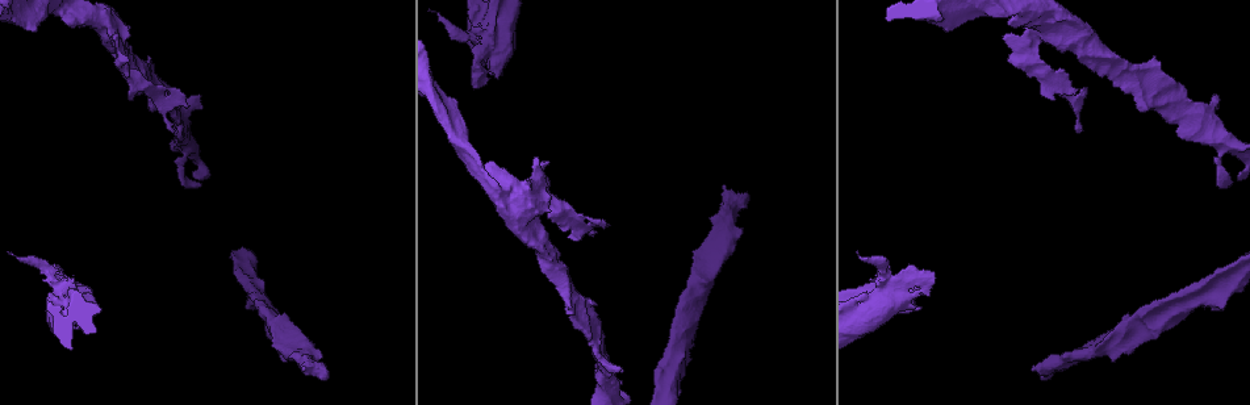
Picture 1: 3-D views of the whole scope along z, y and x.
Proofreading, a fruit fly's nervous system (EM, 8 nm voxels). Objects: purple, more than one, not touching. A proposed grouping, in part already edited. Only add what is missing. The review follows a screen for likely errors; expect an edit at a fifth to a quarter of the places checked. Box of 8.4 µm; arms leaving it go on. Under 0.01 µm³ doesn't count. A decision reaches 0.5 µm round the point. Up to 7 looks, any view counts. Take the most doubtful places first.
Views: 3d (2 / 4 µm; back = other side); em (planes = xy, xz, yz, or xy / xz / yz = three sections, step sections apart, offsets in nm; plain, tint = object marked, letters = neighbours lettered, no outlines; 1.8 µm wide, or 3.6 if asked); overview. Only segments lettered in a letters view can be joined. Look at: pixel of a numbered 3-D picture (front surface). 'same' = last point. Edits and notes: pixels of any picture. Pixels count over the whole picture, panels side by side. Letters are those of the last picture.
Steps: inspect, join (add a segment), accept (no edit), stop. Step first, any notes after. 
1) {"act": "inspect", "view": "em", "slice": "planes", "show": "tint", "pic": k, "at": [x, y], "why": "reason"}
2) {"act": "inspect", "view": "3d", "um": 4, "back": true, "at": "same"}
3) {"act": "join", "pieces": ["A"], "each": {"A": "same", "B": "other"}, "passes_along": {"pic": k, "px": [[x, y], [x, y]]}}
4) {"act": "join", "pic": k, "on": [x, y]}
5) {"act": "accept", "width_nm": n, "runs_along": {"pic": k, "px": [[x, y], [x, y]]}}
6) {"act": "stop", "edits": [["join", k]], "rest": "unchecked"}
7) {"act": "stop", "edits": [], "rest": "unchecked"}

{"act": "inspect", "view": "3d", "um": 2, "pic": 1, "at": [738, 236], "why": "branch stops here"}

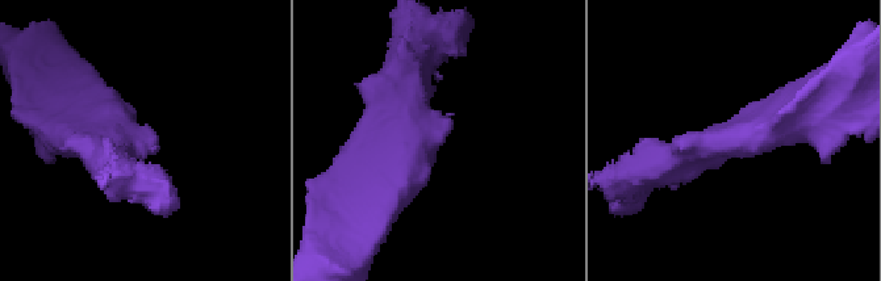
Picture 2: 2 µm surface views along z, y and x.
{"act": "inspect", "view": "em", "slice": "planes", "show": "letters", "pic": 2, "at": [444, 140], "why": "shape alone is not enough"}

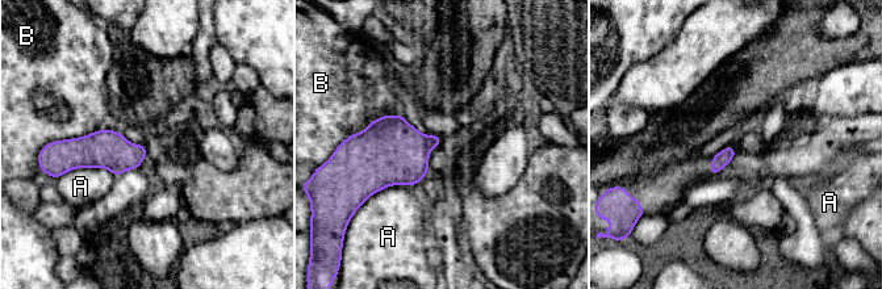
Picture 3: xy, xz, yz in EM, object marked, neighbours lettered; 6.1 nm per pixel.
{"act": "accept", "each": {"A": "other", "B": "other"}, "found": "none of them fits"}

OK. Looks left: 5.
{"act": "inspect", "view": "3d", "um": 4, "pic": 1, "at": [1225, 307], "why": "branch stops here"}

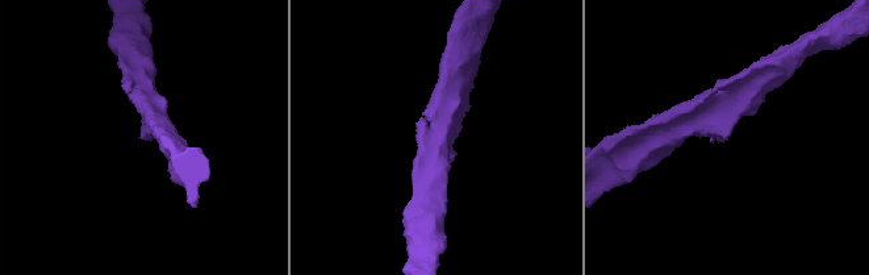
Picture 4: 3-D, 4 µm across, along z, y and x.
{"act": "inspect", "view": "em", "slice": "planes", "show": "letters", "pic": 4, "at": [141, 138], "why": "shape alone is not enough"}

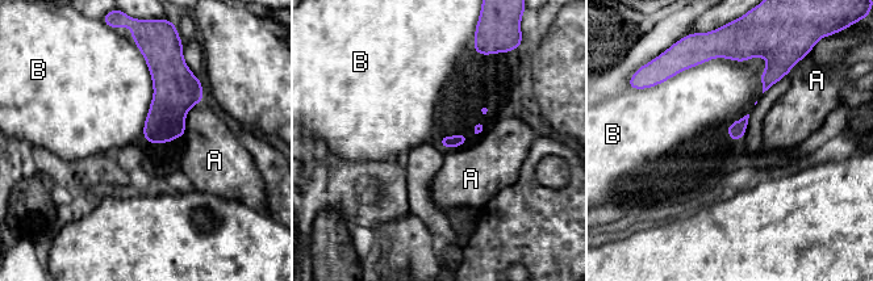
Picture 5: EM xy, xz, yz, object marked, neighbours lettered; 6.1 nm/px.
{"act": "accept", "longest_contact_nm": ["B", 650], "each": {"A": "other", "B": "other"}, "found": "none of them fits"}

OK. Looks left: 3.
{"act": "inspect", "view": "3d", "um": 2, "pic": 1, "at": [177, 89], "why": "thin end"}

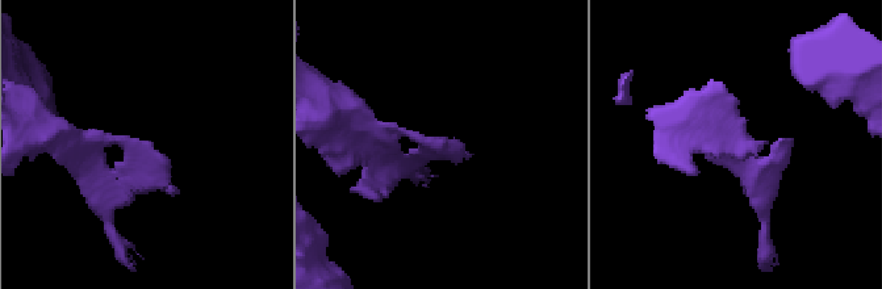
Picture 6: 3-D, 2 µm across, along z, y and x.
{"act": "inspect", "view": "em", "slice": "planes", "show": "plain", "pic": 6, "at": [144, 145], "why": "shape alone is not enough"}

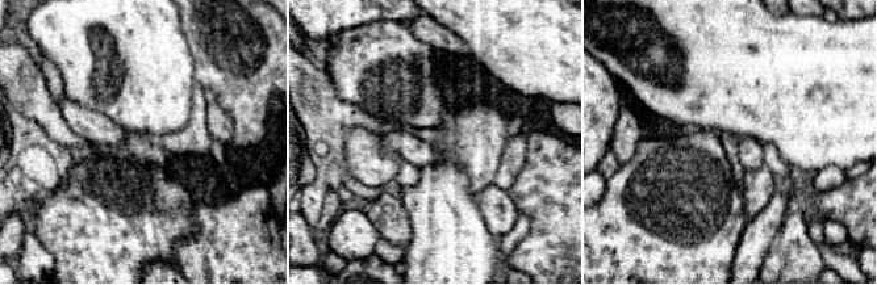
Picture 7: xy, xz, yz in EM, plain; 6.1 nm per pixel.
{"act": "inspect", "view": "em", "slice": "planes", "show": "letters", "at": "same", "why": "see the neighbours"}

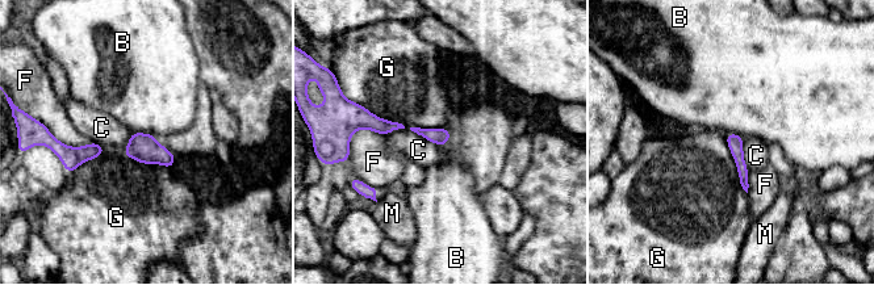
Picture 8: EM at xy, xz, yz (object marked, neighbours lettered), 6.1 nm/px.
{"act": "accept", "width_nm": 100, "each": {"B": "other", "C": "other", "F": "other", "G": "other", "M": "other"}, "found": "none of them fits"}

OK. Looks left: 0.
{"act": "stop", "edits": [], "rest": "unchecked"}

